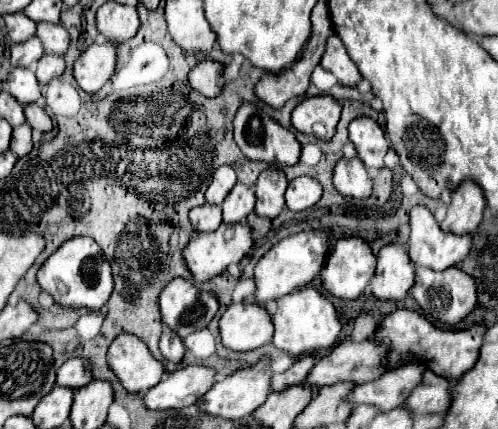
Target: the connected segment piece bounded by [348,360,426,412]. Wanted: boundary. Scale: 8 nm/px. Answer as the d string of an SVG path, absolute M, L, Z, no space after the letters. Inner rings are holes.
M408 362L394 370L388 370L384 376L358 386L348 400L352 404L374 404L380 410L392 410L406 402L410 392L422 382L426 366L422 362Z

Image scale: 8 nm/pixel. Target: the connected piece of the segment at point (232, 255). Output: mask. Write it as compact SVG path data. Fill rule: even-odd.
M242 222L242 224L222 224L214 232L200 232L196 236L192 236L190 244L184 250L184 258L186 258L186 264L192 270L194 278L198 282L206 282L212 276L222 274L228 268L228 264L240 262L248 254L248 250L252 248L252 244L254 244L252 226L248 226L246 222Z

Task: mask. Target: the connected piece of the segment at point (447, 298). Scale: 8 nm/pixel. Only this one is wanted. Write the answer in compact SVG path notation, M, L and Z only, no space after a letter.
M456 266L446 268L444 272L436 272L430 268L416 268L416 284L412 286L410 292L428 316L432 316L440 322L446 322L446 324L460 322L464 316L468 316L472 312L472 308L478 302L476 280Z

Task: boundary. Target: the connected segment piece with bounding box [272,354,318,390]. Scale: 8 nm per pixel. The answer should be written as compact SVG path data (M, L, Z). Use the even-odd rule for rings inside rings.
M304 354L304 356L300 356L292 368L288 368L288 370L282 372L282 374L274 374L274 378L272 378L272 390L284 390L284 388L288 388L288 386L292 386L292 384L304 382L316 362L318 362L318 360L316 360L314 354Z

